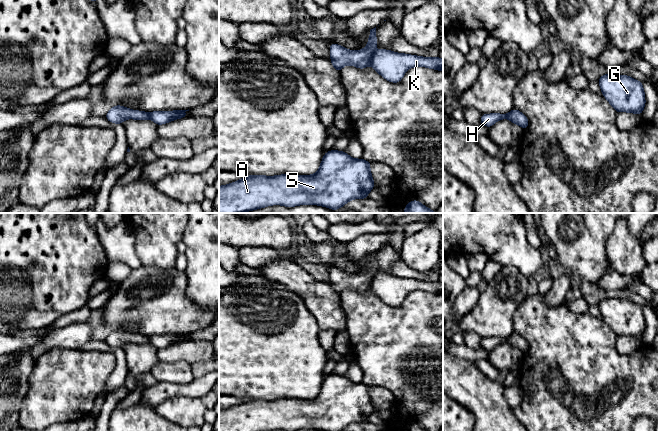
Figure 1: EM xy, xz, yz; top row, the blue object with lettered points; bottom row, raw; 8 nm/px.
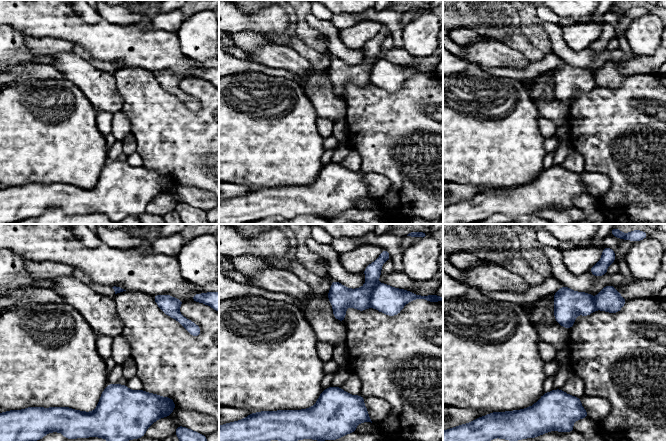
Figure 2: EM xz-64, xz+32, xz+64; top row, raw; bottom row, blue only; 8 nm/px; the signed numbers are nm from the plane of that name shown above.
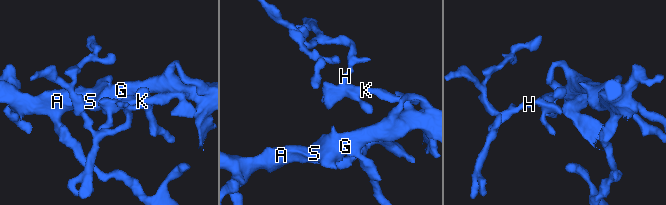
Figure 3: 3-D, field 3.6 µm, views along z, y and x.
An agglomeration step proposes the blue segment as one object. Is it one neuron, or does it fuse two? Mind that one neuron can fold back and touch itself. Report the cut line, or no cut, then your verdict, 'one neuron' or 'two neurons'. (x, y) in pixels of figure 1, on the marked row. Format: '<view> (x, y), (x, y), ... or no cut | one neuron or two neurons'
xz (375, 51), (369, 62) | two neurons

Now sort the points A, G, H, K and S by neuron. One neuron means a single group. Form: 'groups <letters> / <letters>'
groups A G K S / H

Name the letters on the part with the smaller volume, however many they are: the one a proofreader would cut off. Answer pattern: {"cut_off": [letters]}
{"cut_off": ["H"]}

